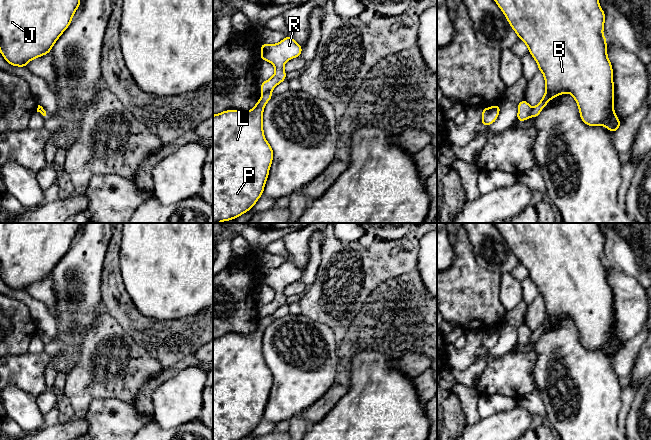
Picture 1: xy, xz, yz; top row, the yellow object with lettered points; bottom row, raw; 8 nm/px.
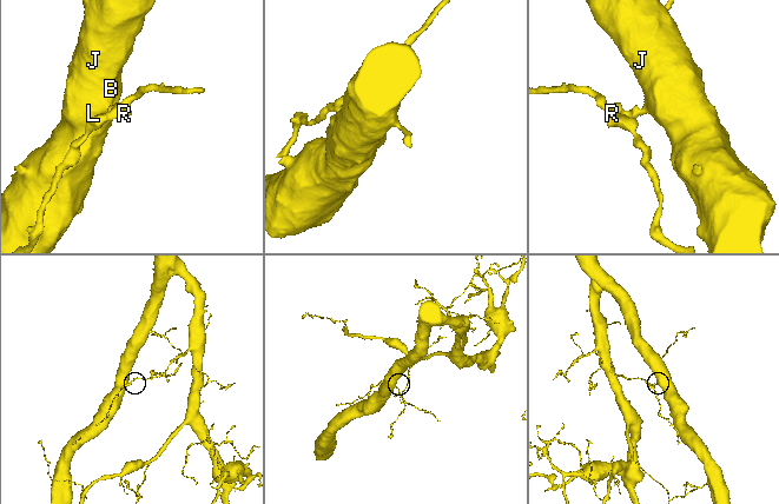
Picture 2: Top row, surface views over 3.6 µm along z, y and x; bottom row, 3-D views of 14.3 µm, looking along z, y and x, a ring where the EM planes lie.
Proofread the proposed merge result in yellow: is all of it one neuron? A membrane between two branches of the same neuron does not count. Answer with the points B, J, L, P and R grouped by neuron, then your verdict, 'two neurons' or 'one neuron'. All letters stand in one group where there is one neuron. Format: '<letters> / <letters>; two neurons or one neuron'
B J L P / R; two neurons

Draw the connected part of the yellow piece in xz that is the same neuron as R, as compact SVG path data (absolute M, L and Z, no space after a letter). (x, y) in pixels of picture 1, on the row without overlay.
M287 260L277 268L260 267L260 269L260 283L272 287L275 291L274 299L270 303L261 307L260 316L266 318L271 316L279 307L286 303L284 289L288 284L300 280L302 271L293 261Z

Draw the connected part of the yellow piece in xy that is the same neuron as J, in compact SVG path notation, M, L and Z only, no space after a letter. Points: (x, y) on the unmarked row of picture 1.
M0 223L0 277L10 289L19 291L50 277L79 230L80 223Z

